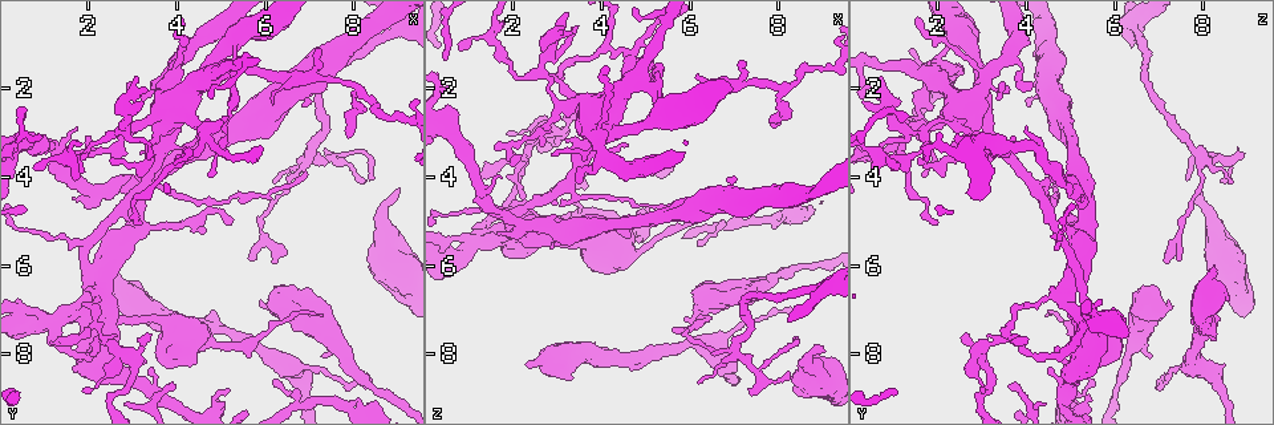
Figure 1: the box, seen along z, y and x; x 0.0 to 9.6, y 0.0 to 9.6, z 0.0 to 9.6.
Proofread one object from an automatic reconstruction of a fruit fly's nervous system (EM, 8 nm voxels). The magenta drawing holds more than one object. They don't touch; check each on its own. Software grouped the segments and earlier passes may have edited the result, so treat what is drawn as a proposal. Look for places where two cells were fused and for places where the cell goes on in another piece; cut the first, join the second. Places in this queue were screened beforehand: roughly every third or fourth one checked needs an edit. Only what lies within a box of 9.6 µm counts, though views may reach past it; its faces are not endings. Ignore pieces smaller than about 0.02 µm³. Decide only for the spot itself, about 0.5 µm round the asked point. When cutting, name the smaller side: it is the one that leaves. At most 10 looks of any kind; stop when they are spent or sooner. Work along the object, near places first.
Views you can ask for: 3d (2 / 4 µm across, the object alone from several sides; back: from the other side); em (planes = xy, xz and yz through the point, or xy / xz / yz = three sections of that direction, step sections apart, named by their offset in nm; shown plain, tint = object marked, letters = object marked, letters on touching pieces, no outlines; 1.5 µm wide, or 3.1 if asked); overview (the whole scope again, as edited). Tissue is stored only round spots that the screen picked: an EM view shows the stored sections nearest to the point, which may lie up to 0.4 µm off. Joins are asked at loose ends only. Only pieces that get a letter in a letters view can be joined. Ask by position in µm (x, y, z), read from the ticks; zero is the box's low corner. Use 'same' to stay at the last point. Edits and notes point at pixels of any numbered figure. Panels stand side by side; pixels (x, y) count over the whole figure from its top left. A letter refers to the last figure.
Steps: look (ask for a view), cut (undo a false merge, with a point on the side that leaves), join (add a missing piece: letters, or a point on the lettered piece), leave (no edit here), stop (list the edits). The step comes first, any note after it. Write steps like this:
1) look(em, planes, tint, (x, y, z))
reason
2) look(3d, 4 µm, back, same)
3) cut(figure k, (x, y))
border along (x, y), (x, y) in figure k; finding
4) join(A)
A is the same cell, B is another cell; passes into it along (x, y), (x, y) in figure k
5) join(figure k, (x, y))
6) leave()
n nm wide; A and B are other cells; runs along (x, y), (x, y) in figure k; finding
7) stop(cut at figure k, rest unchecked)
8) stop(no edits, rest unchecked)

look(em, xz, step 4, letters, (1.65, 4.55, 5.25))
free end

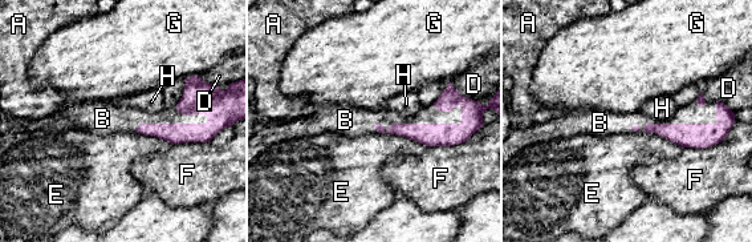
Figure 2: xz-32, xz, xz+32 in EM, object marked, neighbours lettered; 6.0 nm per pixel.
look(em, planes, letters, same)
cut it another way

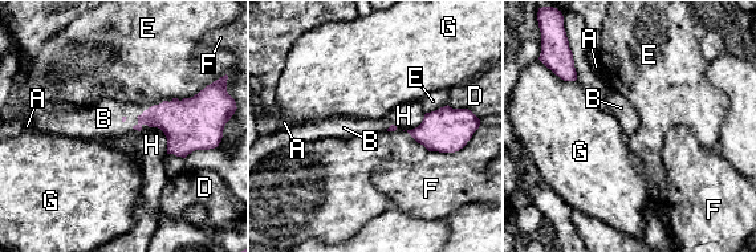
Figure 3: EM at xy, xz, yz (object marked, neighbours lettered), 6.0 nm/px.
join(figure 3, (109, 113))
B touches over 320 nm; B is the same cell, A, D, E, F, G and H are other cells; it goes on there

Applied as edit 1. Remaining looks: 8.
look(overview)
redraw

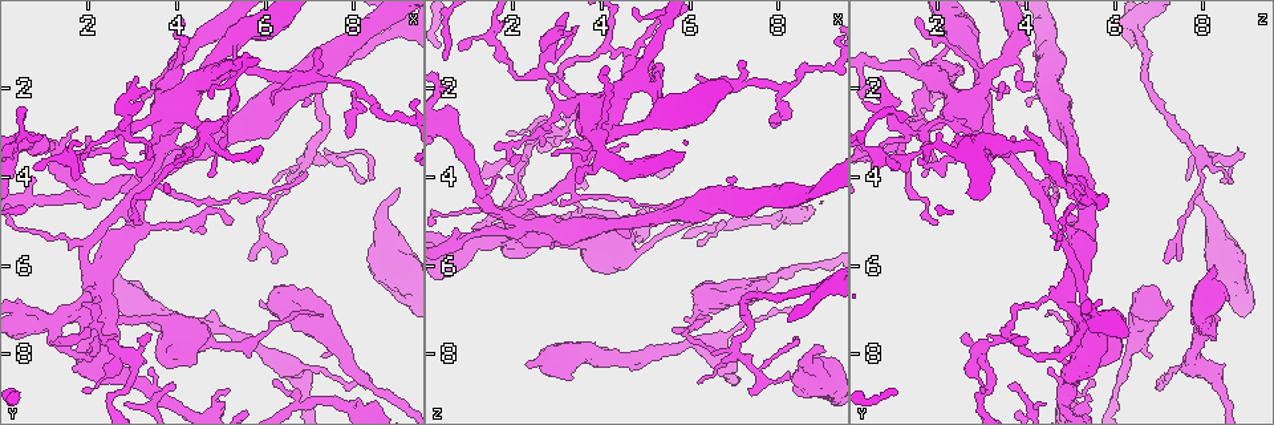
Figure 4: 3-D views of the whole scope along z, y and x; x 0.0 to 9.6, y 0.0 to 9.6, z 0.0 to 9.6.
look(3d, 2 µm, (2.30, 6.20, 8.20))
an open end

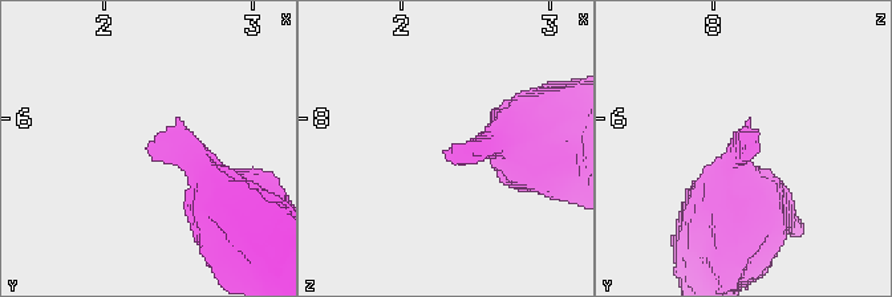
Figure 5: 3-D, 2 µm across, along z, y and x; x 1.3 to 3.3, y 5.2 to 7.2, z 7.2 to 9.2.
look(em, xy, step 4, letters, (2.28, 6.22, 8.22))
now the EM

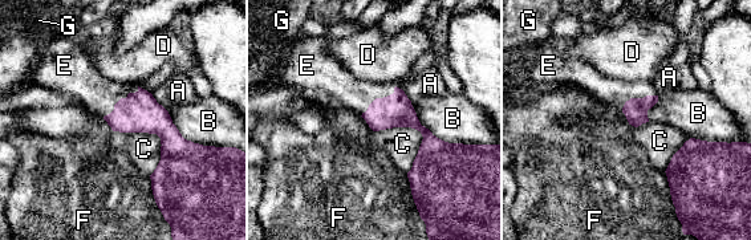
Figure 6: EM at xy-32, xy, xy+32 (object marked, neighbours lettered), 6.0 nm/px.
join(figure 6, (356, 94))
B touches over 340 nm; E is the same cell, A, B, C, D, F and G are other cells; passes into it along (396, 110), (381, 98), (356, 94) in figure 6; the cell continues

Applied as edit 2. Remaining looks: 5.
look(overview)
redraw

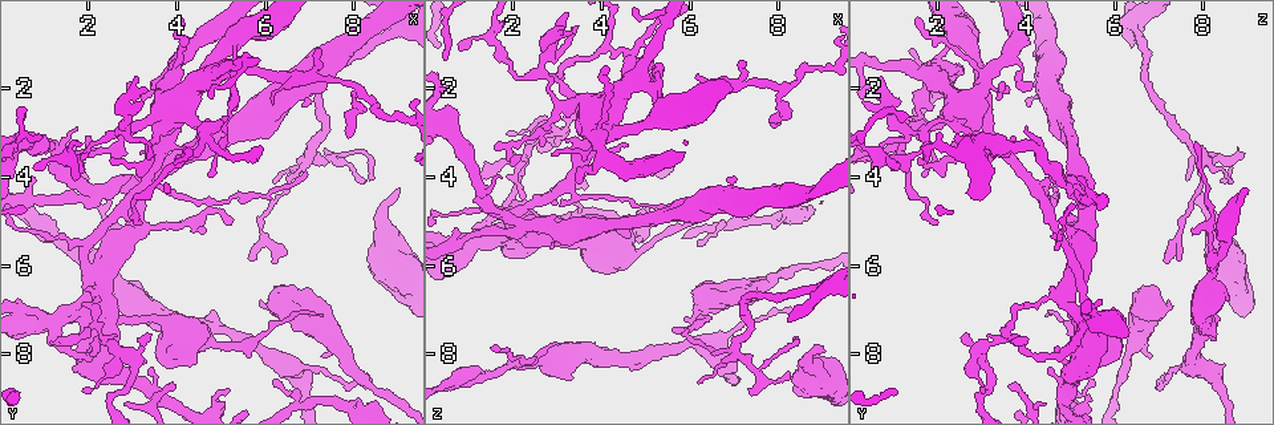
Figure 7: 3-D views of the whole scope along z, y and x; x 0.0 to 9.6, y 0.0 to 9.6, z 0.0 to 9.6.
look(3d, 4 µm, (6.15, 8.60, 5.40))
an open end

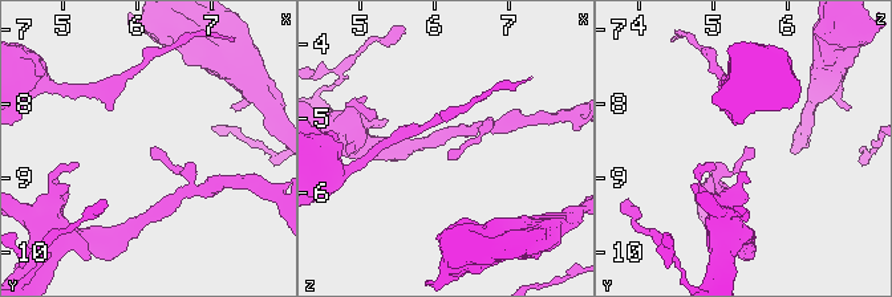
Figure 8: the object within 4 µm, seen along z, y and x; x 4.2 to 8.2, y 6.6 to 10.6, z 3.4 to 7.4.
look(em, xz, step 4, letters, (6.20, 8.60, 5.40))

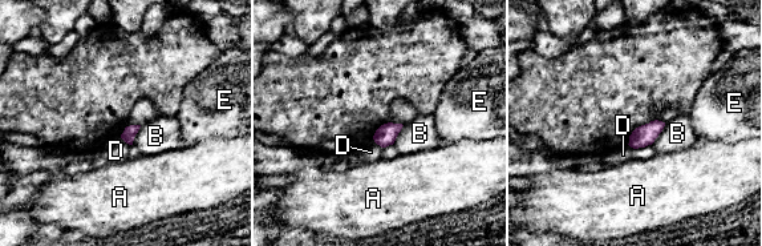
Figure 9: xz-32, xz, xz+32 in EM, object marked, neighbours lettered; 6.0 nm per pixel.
leave()
A, B, D and E are other cells; border along (665, 122), (659, 136), (651, 144) in figure 9; none of them fits

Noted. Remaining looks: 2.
look(em, planes, letters, (7.00, 3.55, 8.00))
a fork

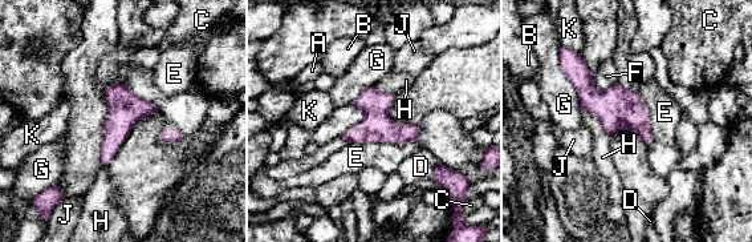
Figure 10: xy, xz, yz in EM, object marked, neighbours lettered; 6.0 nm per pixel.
leave()
E touches over 440 nm; A, B, C, D, E, F, G, H, J and K are other cells; border along (349, 141), (415, 141), (421, 148) in figure 10; continuous, no second cell

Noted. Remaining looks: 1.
stop(join at figure 3, join at figure 6, rest unchecked)

